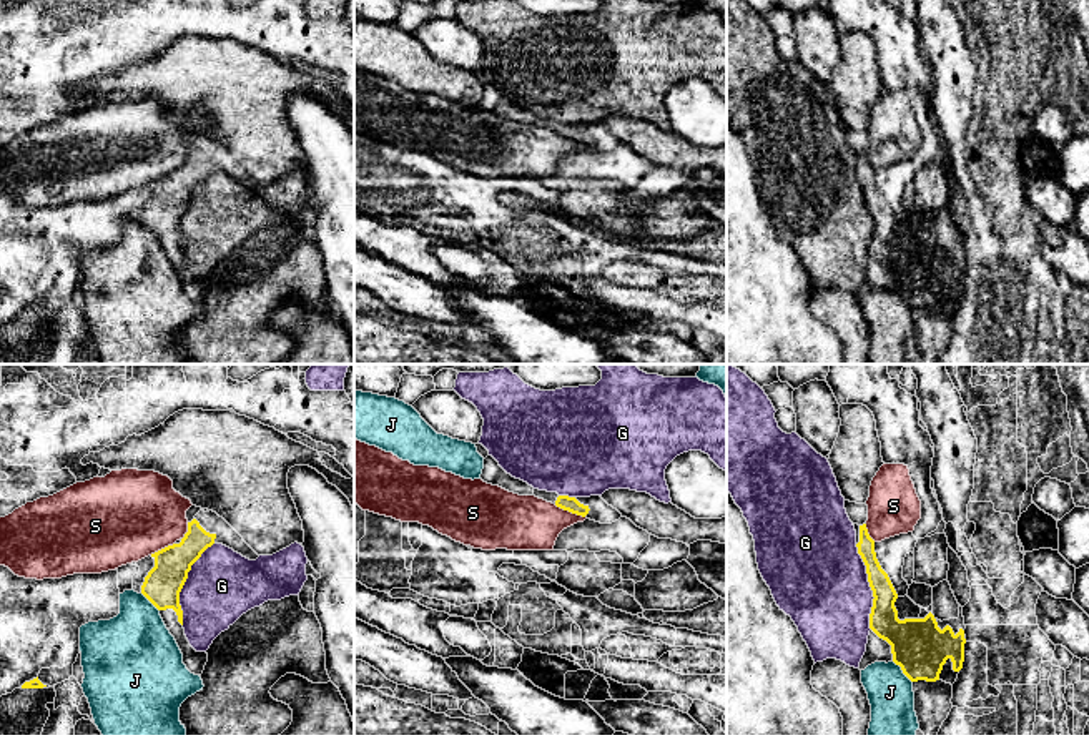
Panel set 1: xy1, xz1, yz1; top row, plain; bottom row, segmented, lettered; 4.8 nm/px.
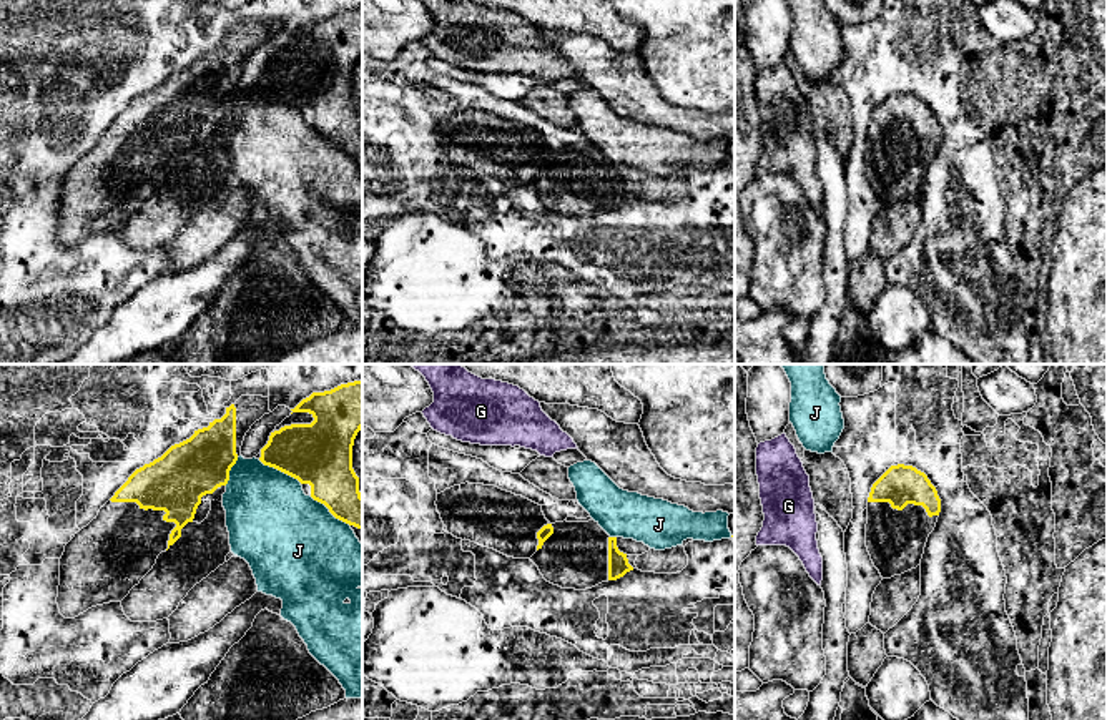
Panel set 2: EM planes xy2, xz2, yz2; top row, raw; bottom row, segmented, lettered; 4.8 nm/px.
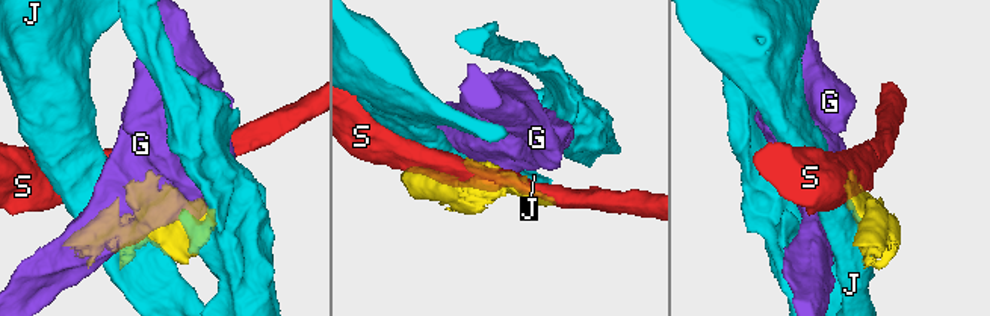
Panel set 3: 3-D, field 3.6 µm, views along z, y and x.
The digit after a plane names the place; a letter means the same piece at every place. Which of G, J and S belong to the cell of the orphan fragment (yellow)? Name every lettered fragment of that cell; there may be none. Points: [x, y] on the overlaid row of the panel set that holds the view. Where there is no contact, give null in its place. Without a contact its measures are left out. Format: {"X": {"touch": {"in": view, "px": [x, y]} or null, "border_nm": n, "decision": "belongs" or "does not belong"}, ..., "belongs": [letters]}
{"G": {"touch": {"in": "yz1", "px": [870, 586]}, "border_nm": 420, "decision": "does not belong"}, "J": {"touch": {"in": "xy2", "px": [280, 469]}, "border_nm": 240, "decision": "does not belong"}, "S": {"touch": {"in": "xz1", "px": [569, 511]}, "border_nm": 170, "decision": "does not belong"}, "belongs": []}

